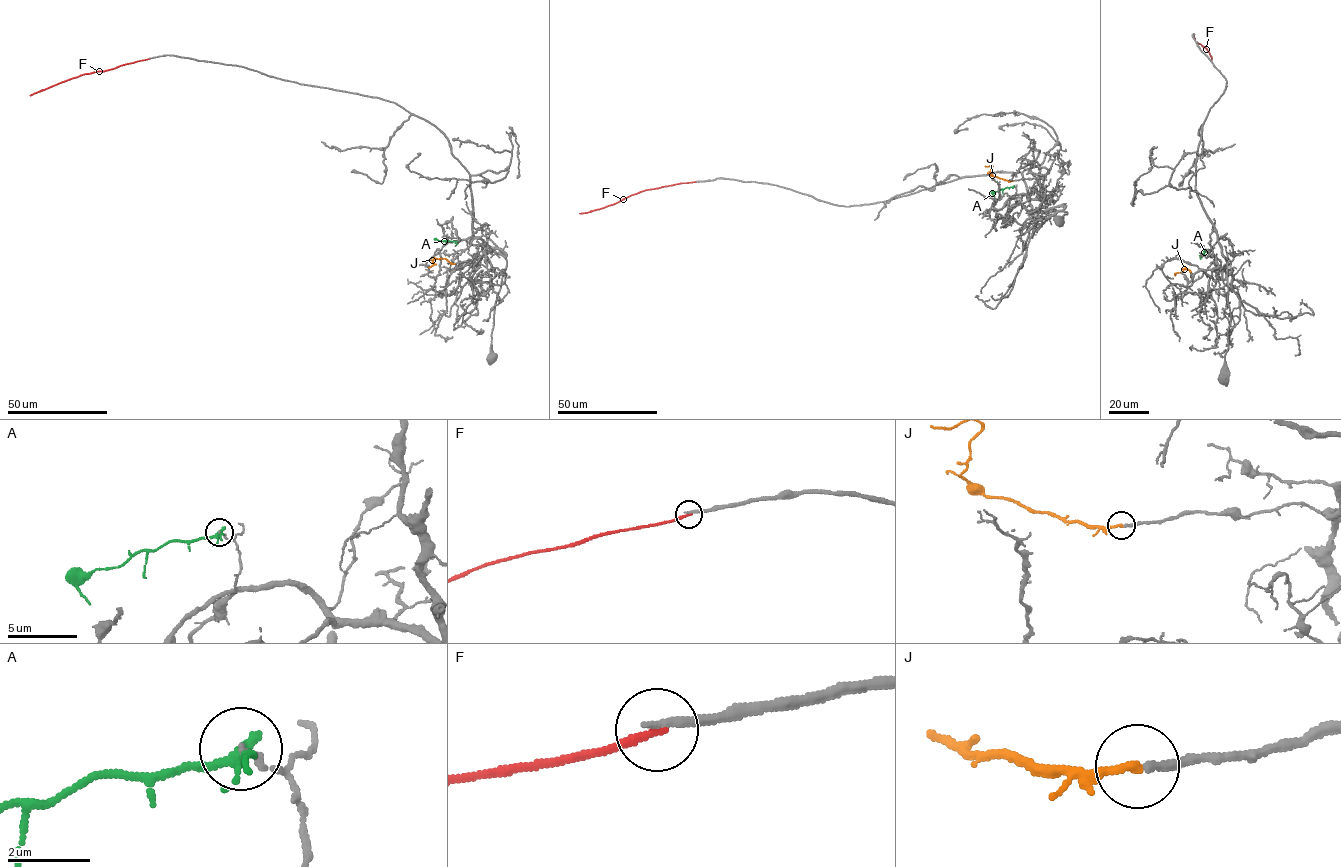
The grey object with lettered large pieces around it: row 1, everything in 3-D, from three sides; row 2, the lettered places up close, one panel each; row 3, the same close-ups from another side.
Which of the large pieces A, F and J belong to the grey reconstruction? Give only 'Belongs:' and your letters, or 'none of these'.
Belongs: J

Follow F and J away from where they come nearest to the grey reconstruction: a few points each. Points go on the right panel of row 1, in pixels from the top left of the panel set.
F: (1194, 35), (1196, 42), (1207, 49), (1211, 60)
J: (1191, 276), (1189, 270), (1184, 268), (1175, 275)

